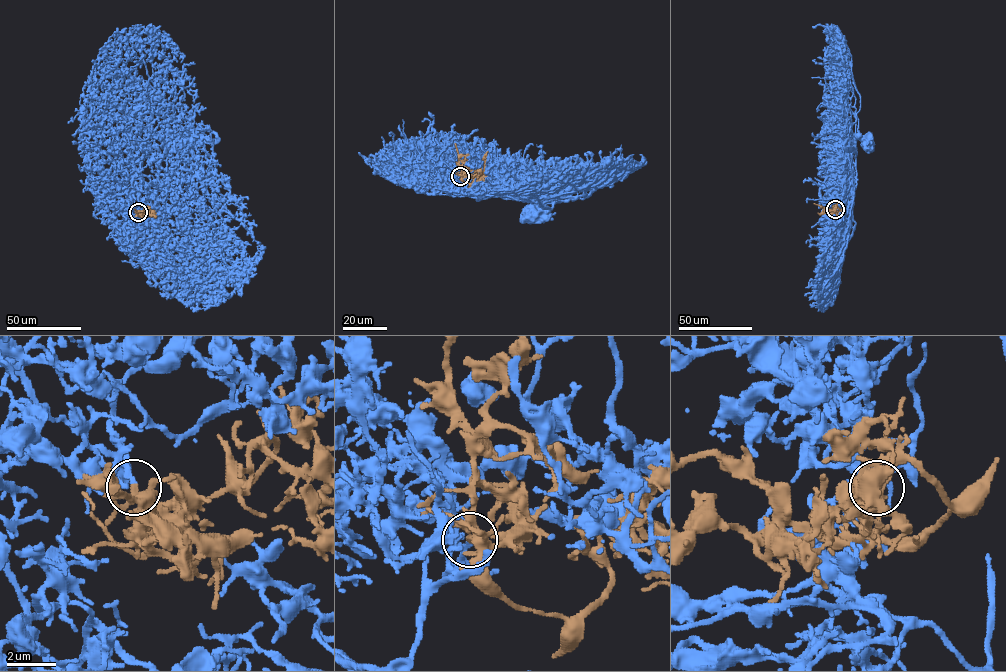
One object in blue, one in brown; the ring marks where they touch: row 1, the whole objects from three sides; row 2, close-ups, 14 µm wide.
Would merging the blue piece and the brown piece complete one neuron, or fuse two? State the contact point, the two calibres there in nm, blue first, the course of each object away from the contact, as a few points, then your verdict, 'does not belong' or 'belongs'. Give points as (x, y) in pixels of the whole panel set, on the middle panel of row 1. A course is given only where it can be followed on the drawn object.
(460, 176) | 220/150 nm | blue via (460, 176), (460, 179), (462, 172), (470, 169), (488, 175), (494, 192), (505, 199), (548, 196), (537, 214) | brown via (461, 176), (469, 183), (472, 176), (479, 176), (488, 151) | belongs

